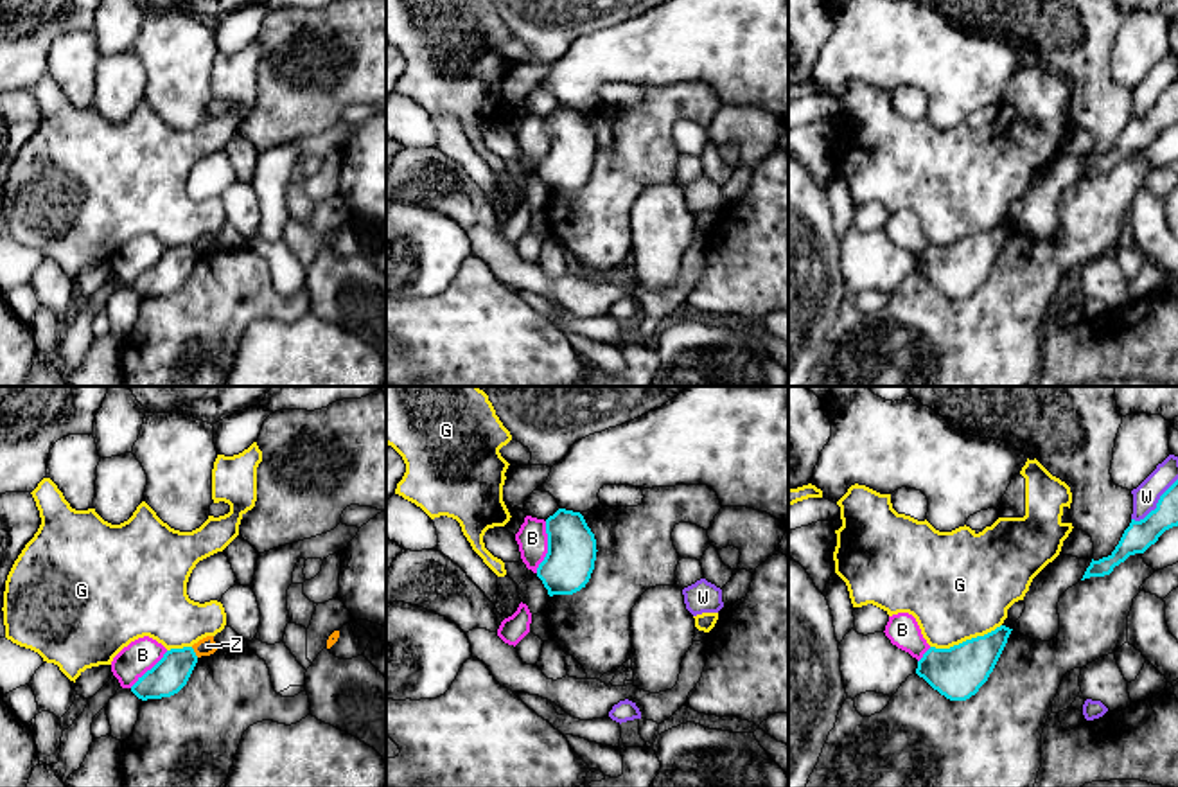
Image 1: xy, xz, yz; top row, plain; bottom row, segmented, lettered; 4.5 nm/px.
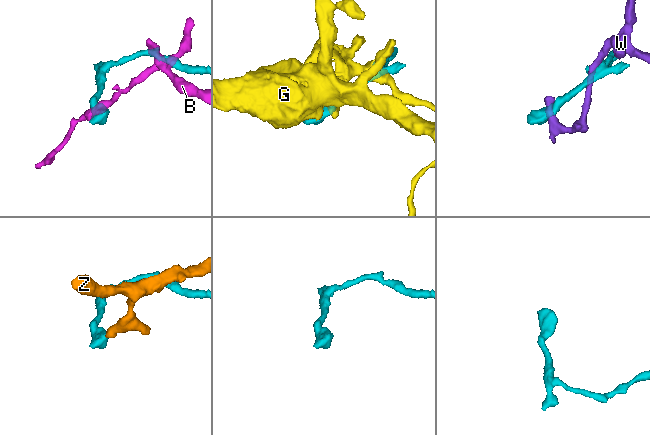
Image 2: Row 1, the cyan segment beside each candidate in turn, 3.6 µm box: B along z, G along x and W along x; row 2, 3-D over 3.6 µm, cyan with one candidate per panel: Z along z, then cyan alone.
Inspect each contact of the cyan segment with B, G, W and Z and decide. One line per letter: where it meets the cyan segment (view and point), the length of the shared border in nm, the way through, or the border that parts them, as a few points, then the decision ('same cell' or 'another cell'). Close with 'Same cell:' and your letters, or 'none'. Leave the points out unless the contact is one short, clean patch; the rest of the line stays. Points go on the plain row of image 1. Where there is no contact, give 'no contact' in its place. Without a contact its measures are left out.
B: contact xz (548, 144); length 240 nm; another cell
G: contact yz (967, 238); length 340 nm; another cell
W: contact yz (1157, 103); length 280 nm; border yz (1177, 76), (1153, 106), (1142, 115), (1132, 117); another cell
Z: contact xy (194, 250); length 60 nm; border xy (191, 245), (198, 254); another cell
Same cell: none

